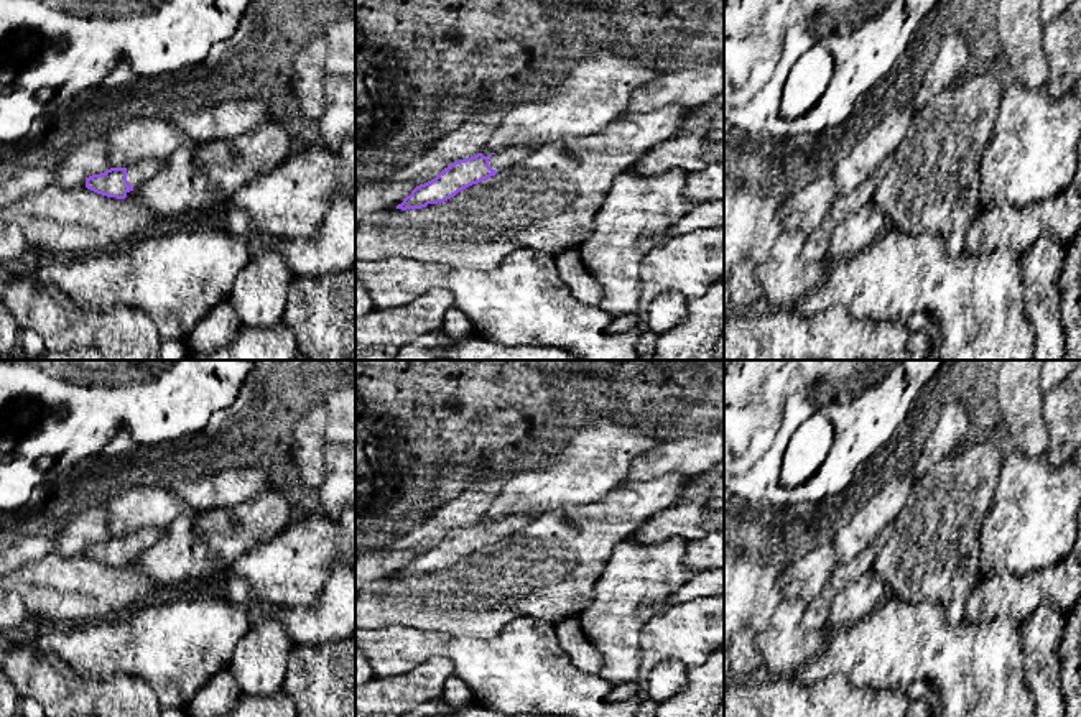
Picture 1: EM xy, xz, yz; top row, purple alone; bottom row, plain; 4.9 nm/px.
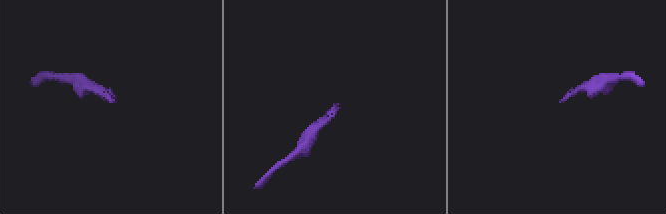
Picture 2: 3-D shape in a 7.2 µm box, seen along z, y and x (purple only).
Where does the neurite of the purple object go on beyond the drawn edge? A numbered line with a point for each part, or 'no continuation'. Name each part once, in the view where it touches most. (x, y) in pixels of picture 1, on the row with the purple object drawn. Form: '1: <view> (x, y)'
1: xz (504, 158)

